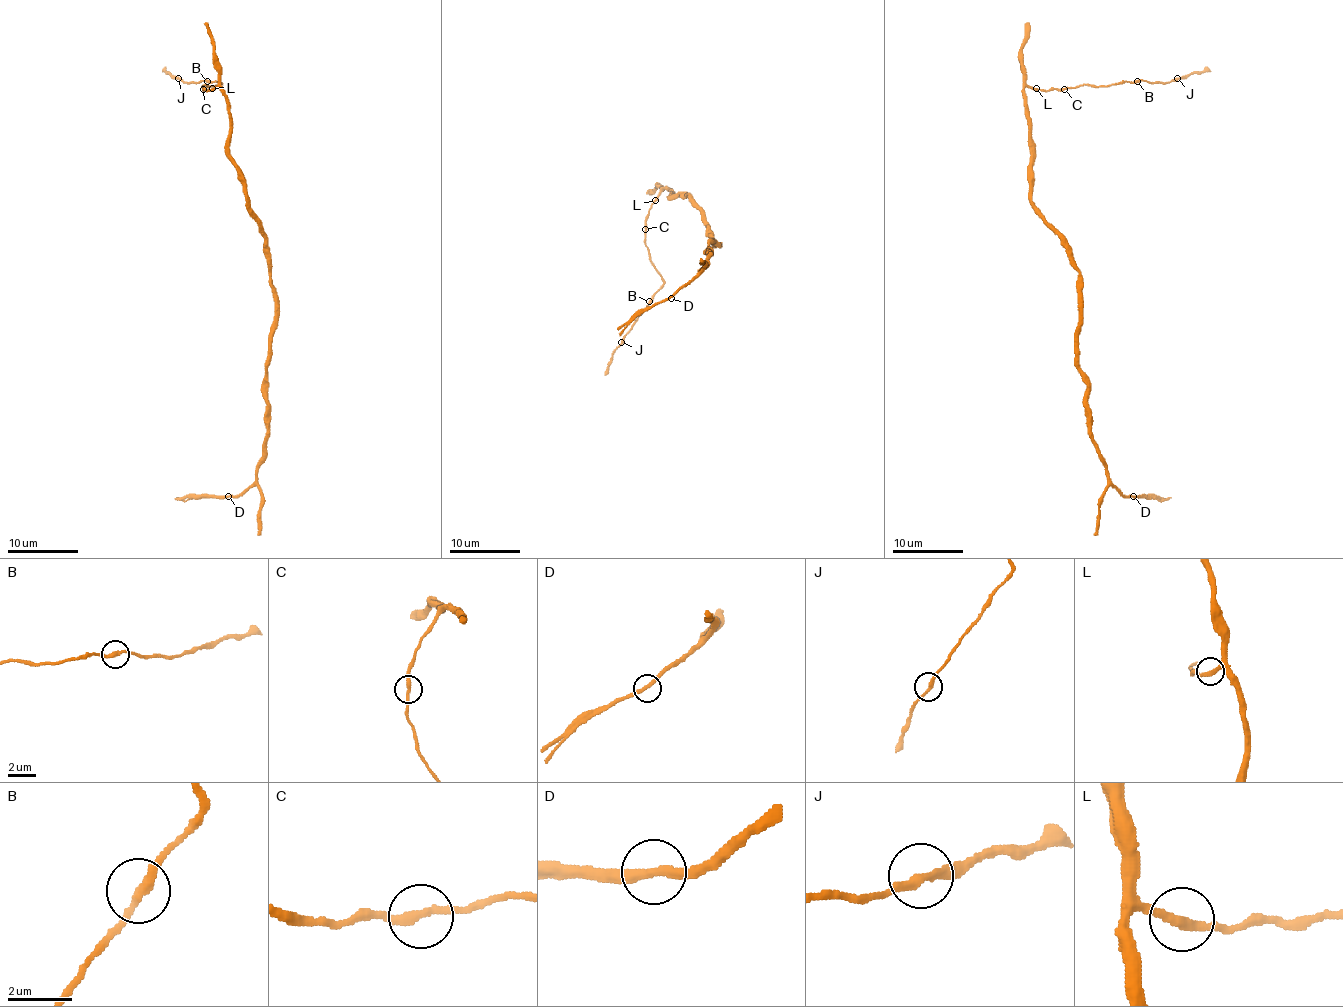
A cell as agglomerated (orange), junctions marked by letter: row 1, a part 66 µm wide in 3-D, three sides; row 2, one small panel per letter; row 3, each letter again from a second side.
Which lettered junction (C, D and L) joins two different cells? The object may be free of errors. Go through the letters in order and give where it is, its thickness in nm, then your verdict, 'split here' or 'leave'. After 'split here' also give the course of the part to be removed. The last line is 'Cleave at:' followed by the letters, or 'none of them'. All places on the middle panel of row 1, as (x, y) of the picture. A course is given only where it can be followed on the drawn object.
C: place (645, 229); calibre 280 nm; leave
D: place (671, 298); calibre 280 nm; leave
L: place (655, 200); calibre 240 nm; leave
Cleave at: none of them

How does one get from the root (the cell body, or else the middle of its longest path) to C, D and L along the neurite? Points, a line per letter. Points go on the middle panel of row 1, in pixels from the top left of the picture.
C: (704, 214), (690, 197), (674, 197), (665, 188), (651, 205), (646, 228)
D: (704, 214), (711, 241), (717, 244), (710, 244), (708, 260), (671, 298)
L: (704, 214), (690, 197), (674, 197), (665, 188), (655, 200)

